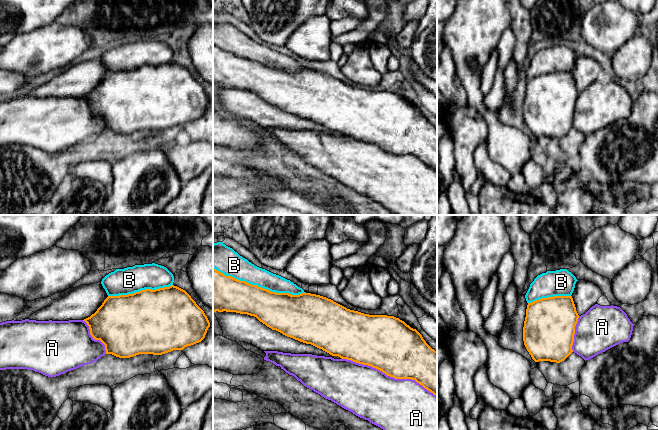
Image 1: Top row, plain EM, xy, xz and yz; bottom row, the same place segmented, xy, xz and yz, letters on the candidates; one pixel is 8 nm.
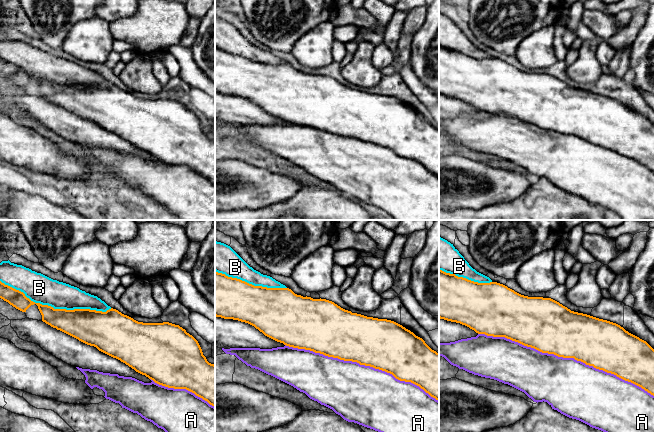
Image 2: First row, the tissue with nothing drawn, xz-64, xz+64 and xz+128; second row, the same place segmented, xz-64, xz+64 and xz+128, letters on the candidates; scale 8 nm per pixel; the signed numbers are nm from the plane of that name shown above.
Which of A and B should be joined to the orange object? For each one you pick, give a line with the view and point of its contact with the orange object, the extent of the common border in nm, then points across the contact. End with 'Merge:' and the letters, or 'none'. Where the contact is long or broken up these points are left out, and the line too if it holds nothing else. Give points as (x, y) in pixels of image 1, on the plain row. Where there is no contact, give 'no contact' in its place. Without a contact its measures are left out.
Merge: none

